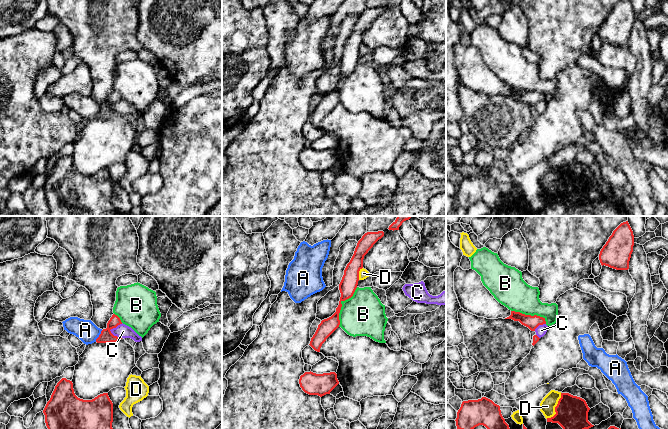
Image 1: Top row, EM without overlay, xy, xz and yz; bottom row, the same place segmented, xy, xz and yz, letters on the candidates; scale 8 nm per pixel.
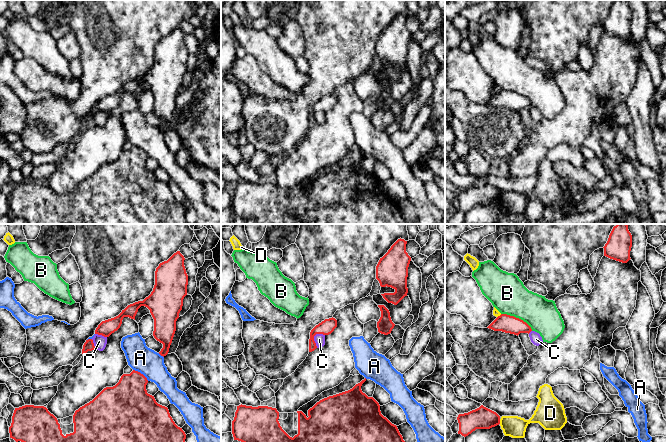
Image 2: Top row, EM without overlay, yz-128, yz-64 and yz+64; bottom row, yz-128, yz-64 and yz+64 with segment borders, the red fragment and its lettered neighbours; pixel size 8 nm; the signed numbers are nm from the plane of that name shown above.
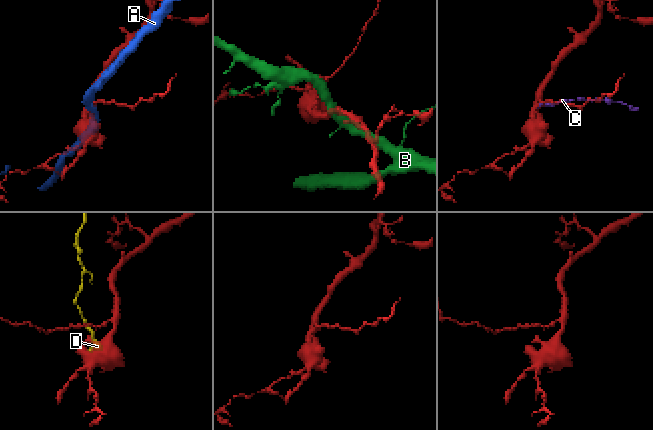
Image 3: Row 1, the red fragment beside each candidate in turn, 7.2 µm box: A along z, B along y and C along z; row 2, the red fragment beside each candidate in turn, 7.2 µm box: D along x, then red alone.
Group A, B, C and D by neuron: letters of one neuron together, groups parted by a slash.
A / B / C / D

